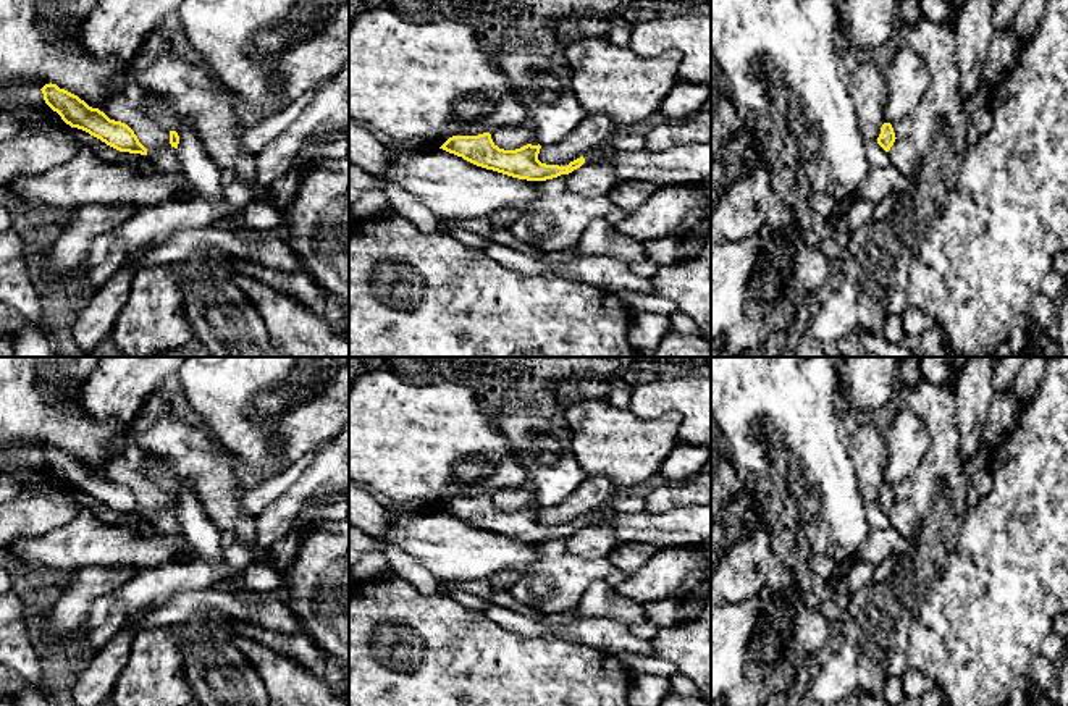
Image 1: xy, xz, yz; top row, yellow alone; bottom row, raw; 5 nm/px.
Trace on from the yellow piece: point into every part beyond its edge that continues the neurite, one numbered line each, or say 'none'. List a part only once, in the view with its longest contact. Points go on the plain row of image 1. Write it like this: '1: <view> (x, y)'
1: yz (878, 519)

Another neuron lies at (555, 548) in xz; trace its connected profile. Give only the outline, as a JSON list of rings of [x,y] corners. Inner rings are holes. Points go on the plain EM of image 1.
[[[561,536],[553,541],[540,543],[535,553],[536,559],[557,557],[567,554],[567,536]]]

